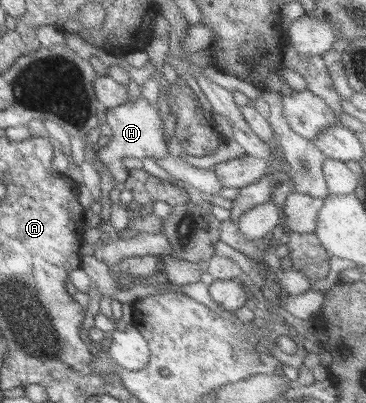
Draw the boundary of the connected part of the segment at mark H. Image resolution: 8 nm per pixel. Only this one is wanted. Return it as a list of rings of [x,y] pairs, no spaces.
[[[139,96],[134,102],[124,103],[120,106],[105,110],[105,126],[109,126],[111,137],[105,146],[96,151],[100,163],[109,172],[115,184],[124,183],[128,176],[121,160],[123,158],[165,158],[168,154],[165,141],[163,141],[163,122],[156,107],[151,107],[145,98]]]

